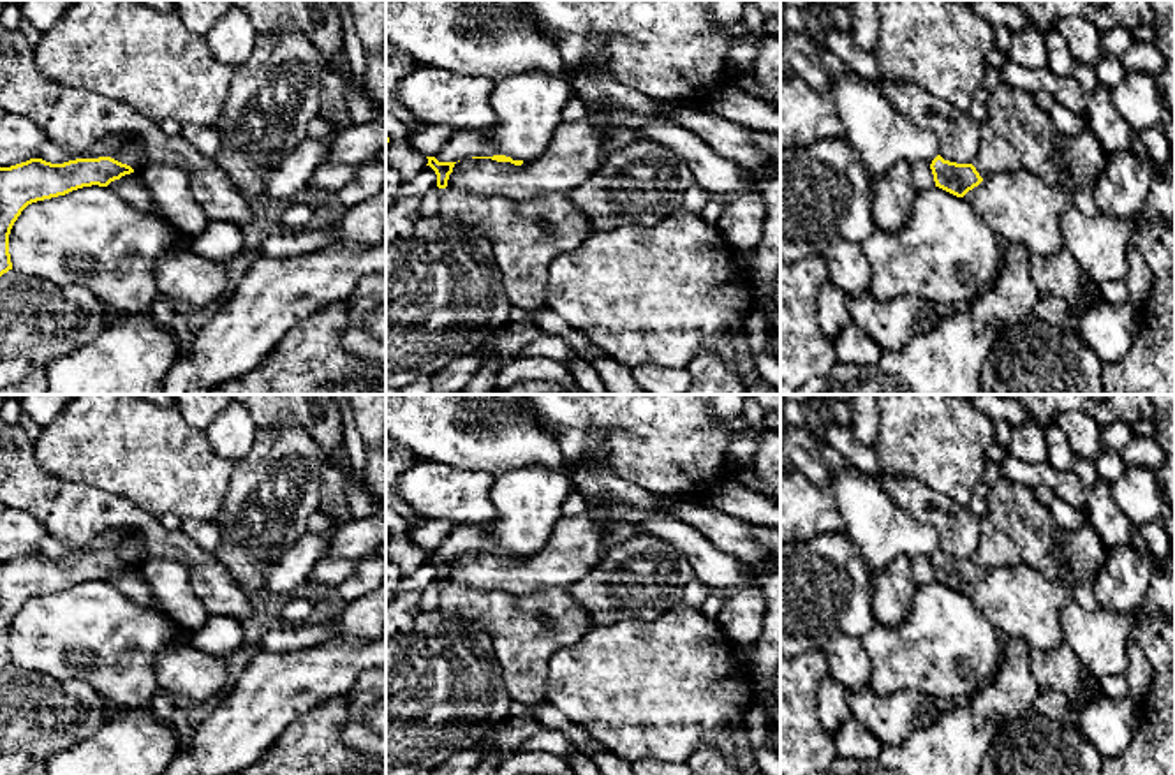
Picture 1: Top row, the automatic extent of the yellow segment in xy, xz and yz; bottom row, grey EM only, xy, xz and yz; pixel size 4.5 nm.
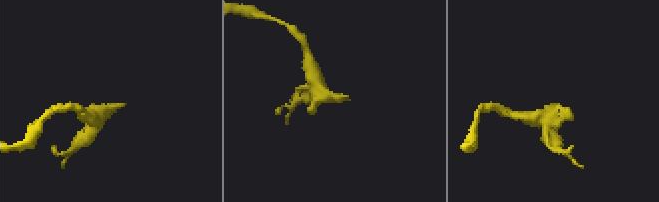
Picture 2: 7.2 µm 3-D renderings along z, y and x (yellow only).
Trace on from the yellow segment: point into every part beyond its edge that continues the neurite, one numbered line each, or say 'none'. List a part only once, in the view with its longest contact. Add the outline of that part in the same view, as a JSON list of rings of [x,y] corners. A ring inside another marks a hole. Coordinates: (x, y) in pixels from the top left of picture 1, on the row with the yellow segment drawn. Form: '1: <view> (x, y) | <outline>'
1: yz (1017, 134) | [[[1001,83],[990,92],[987,120],[981,123],[981,146],[974,167],[983,180],[995,173],[1011,173],[1016,169],[1039,176],[1050,187],[1069,187],[1069,167],[1062,162],[1062,132],[1053,125],[1048,113],[1041,111],[1034,95]]]

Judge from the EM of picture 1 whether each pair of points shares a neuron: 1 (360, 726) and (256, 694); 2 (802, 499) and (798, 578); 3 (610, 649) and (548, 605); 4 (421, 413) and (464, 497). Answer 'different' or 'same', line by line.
1: different
2: different
3: different
4: different

